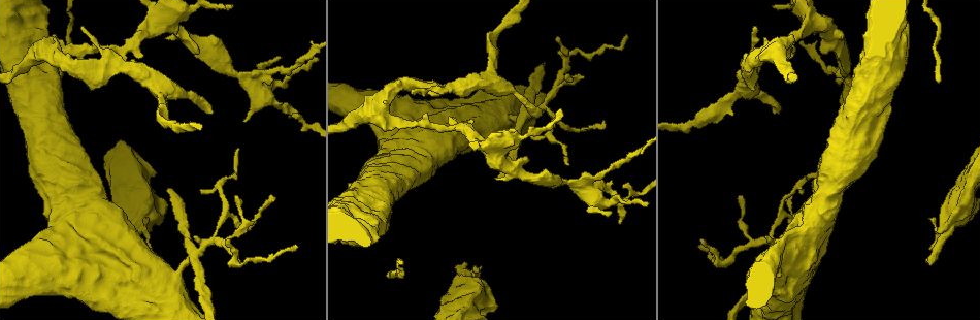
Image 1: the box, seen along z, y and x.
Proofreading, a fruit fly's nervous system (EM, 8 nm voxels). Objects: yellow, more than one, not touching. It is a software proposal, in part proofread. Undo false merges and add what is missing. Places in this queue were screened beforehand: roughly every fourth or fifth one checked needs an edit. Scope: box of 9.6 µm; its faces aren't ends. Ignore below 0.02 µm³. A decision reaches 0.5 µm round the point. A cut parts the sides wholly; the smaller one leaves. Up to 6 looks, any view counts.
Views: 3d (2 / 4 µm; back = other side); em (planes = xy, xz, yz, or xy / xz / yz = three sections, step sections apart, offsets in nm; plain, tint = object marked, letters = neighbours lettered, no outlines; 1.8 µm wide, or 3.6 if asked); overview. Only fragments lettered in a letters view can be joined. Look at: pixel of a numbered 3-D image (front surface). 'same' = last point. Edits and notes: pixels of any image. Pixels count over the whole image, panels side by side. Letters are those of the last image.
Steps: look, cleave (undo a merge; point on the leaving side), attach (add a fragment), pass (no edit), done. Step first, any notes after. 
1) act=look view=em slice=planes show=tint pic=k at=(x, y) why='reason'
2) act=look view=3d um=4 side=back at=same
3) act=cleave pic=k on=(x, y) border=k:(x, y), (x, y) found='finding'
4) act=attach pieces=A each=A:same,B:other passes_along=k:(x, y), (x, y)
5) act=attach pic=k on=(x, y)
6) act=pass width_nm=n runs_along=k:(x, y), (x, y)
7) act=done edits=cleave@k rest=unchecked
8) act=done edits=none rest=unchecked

act=look view=3d um=4 pic=1 at=(193, 254) why='calibre changes'

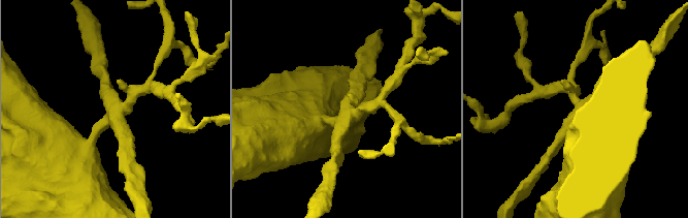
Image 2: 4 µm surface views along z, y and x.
act=look view=em slice=planes show=letters pic=2 at=(346, 114) arms=4

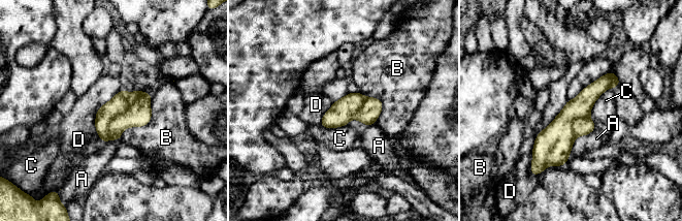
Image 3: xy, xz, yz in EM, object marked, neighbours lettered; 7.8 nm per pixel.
act=cleave pic=3 on=(107, 113) width_nm=200 each=A:other,B:other,C:other,D:other part_leaving=3:(611, 74), (564, 121), (543, 162) found='two cells meet here'

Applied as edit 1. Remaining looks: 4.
act=look view=em um=3.6 slice=planes show=letters pic=1 at=(288, 117) why='free end'

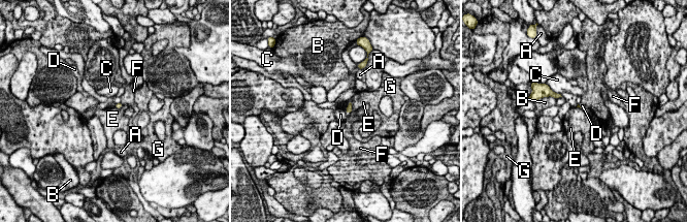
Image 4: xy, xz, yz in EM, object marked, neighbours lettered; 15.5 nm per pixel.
act=pass each=A:other,B:other,C:other,D:other,E:other,F:other,G:other border=4:(350, 101), (352, 112) found='none of them fits'

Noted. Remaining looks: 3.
act=look view=3d um=2 pic=1 at=(383, 107) why='thick turns thin'

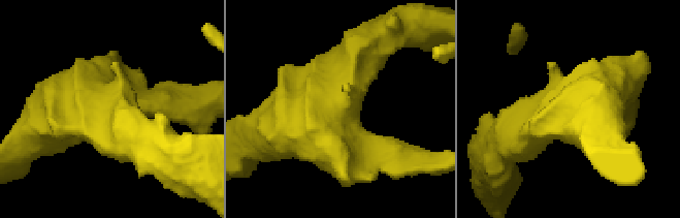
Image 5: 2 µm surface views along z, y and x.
act=look view=em slice=xy step=4 show=tint pic=5 at=(106, 104) why='now the EM'

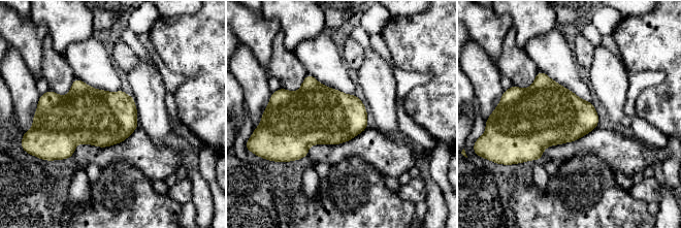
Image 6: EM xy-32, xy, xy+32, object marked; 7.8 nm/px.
act=look view=em slice=xy step=4 show=letters at=same why='what lies round it'

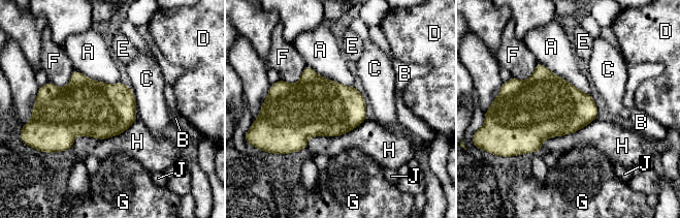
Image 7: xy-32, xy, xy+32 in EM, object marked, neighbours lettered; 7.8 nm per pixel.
act=pass each=A:other,B:other,C:other,D:other,E:other,F:other,G:other,H:other,J:other border=7:(537, 62), (590, 95) found='one cell here'

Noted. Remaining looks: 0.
act=done edits=cleave@3 rest=unchecked

